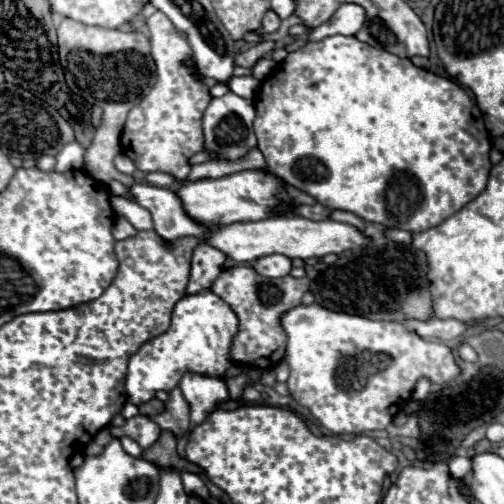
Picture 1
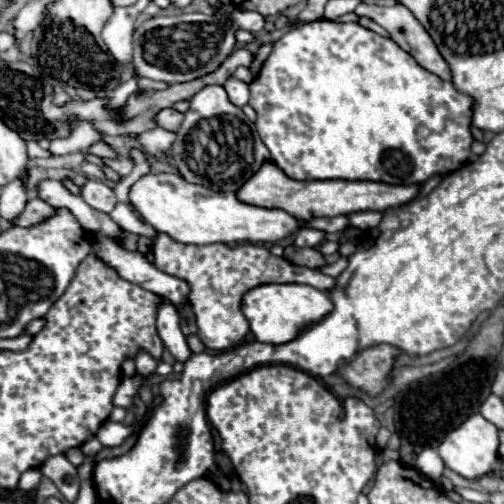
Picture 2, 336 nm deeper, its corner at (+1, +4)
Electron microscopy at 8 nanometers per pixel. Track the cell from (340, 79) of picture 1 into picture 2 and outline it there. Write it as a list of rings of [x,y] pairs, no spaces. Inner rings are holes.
[[[315,20],[309,24],[303,24],[299,28],[289,30],[283,34],[269,54],[269,58],[263,62],[261,72],[251,82],[251,98],[249,106],[257,112],[257,132],[263,140],[263,144],[271,152],[271,160],[289,176],[295,180],[375,180],[375,182],[387,182],[387,184],[421,184],[429,180],[435,174],[455,172],[459,170],[471,156],[471,144],[473,136],[469,132],[471,128],[471,106],[473,100],[465,94],[461,94],[451,82],[441,80],[439,76],[427,72],[419,62],[405,52],[401,46],[397,46],[391,38],[383,38],[361,24],[343,24],[333,20]]]

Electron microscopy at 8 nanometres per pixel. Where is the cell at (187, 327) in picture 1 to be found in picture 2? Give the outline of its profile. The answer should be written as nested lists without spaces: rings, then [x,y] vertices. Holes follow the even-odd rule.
[[[105,236],[95,238],[91,242],[91,248],[93,248],[93,254],[99,256],[99,260],[103,260],[107,266],[115,268],[115,272],[123,280],[129,280],[129,282],[133,282],[133,284],[137,284],[153,294],[167,298],[177,308],[181,302],[187,300],[189,286],[183,280],[157,270],[145,258],[143,252],[125,250],[121,244],[117,244],[115,240],[105,238]]]

